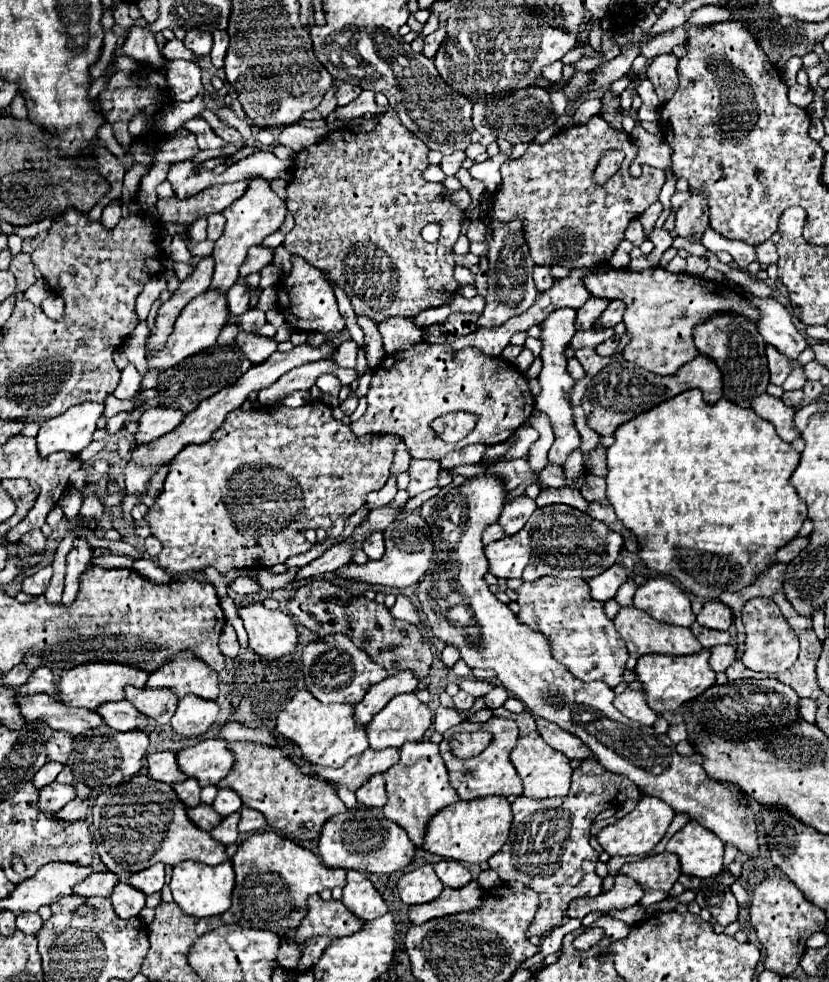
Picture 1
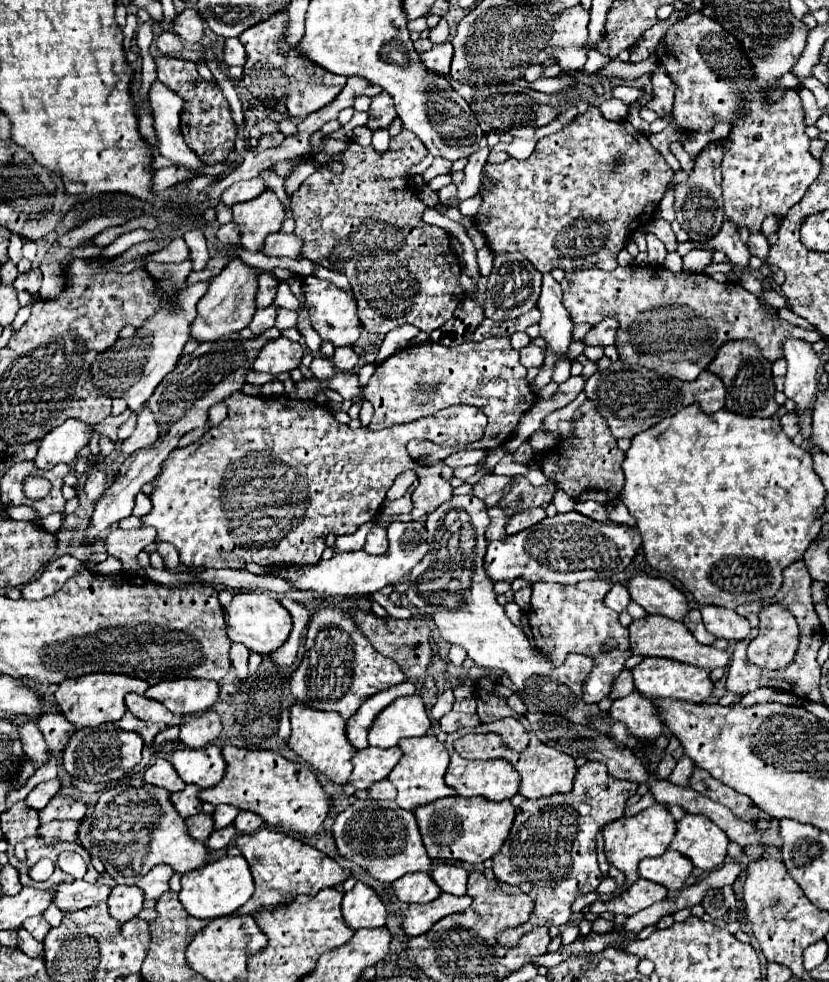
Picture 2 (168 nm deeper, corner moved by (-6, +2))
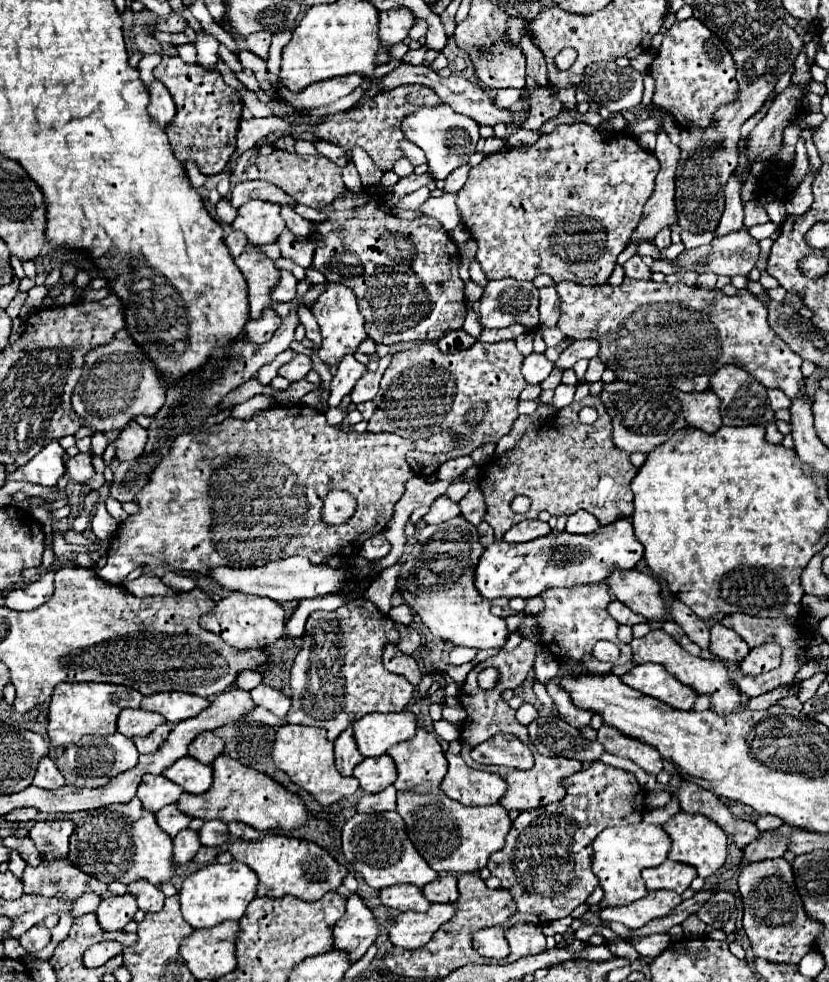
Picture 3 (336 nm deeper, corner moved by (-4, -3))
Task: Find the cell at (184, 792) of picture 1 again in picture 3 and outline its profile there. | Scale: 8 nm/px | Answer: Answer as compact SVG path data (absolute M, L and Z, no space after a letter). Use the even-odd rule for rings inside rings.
M172 803L172 805L168 805L168 807L164 807L162 811L156 813L156 821L158 821L158 825L160 825L162 831L166 831L170 837L176 837L182 829L188 827L190 817L182 815L178 811L178 807Z

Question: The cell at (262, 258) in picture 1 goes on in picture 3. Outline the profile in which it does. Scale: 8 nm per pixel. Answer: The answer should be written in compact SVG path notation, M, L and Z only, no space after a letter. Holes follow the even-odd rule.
M284 229L284 233L278 237L276 241L280 245L282 257L292 259L294 263L298 263L300 267L308 269L312 265L312 257L314 257L314 243L306 237L298 237L294 235L290 229Z

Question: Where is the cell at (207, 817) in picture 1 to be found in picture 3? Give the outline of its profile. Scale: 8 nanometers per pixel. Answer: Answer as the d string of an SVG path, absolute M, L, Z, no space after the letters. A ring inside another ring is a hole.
M186 829L186 831L180 831L174 839L174 865L184 865L188 861L192 861L192 857L196 855L196 851L200 849L200 843L198 843L198 833L192 831L192 829Z

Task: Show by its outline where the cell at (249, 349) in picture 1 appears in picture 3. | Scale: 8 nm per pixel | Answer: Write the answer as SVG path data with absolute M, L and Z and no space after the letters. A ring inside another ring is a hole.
M296 355L290 363L282 365L278 373L280 373L282 377L290 379L290 381L300 381L300 379L304 379L304 377L308 375L310 369L312 369L310 357L306 357L306 355Z

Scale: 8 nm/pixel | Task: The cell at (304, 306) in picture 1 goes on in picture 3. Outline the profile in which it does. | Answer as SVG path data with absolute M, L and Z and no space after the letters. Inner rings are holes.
M328 283L328 289L318 297L318 301L312 307L312 315L318 321L320 333L322 333L322 345L318 351L318 357L326 365L338 365L344 355L356 353L358 345L368 337L364 329L364 317L358 311L356 295L352 289L336 283Z

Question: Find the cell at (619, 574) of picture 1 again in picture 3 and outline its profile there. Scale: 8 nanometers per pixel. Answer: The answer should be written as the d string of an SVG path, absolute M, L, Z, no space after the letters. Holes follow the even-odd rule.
M612 601L610 607L608 607L608 613L620 623L620 625L636 625L636 623L646 623L646 617L630 611L624 603L618 603L618 601Z

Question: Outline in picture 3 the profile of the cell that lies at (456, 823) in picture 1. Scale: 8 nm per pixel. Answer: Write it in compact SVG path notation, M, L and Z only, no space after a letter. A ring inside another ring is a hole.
M398 791L398 809L400 817L406 823L406 831L418 853L428 861L428 865L438 873L474 873L486 867L490 853L504 847L504 837L508 835L512 821L508 811L502 805L486 805L486 807L466 807L448 795L424 795L414 791Z

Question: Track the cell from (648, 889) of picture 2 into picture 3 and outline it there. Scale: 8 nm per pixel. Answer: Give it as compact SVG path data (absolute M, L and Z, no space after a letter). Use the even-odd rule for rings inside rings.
M650 891L646 899L640 899L638 903L624 907L606 907L598 915L602 921L620 921L630 929L640 929L654 919L670 915L680 903L682 897L674 891Z

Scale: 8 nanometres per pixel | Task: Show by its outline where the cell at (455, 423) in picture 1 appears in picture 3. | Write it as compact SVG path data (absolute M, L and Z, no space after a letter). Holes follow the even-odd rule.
M303 404L294 407L278 405L266 411L266 415L256 415L250 421L226 419L208 429L186 431L172 441L170 455L154 467L150 481L134 497L140 511L118 525L118 531L110 541L108 563L98 569L98 577L108 583L120 583L134 567L162 567L162 563L174 571L206 575L208 567L216 565L250 567L250 563L262 565L298 553L312 563L324 563L324 559L338 555L342 547L356 545L364 537L376 535L388 527L394 515L394 505L404 495L404 483L414 475L406 463L406 453L410 449L420 447L442 453L456 445L458 439L446 431L414 443L396 433L350 433L332 427L323 412ZM340 487L358 499L358 513L346 525L328 527L320 519L322 499L330 489Z

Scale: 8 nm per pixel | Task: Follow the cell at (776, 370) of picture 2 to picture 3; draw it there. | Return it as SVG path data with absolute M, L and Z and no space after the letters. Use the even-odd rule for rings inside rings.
M768 389L768 401L774 411L790 409L790 399L786 399L786 395L782 395L782 391L778 391L778 389Z

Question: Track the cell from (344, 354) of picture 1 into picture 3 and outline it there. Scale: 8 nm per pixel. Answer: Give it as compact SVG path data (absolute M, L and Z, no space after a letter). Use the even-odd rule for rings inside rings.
M346 355L340 363L338 363L338 373L332 379L332 387L330 387L330 407L338 407L340 401L352 391L352 387L356 385L356 381L366 373L366 365L358 363L354 359L354 355Z

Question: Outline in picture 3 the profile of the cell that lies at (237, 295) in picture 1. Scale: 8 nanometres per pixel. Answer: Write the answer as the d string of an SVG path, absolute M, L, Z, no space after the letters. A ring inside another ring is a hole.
M284 271L278 287L272 291L272 299L274 301L290 301L290 299L294 299L296 297L296 285L298 285L298 279L290 271Z

